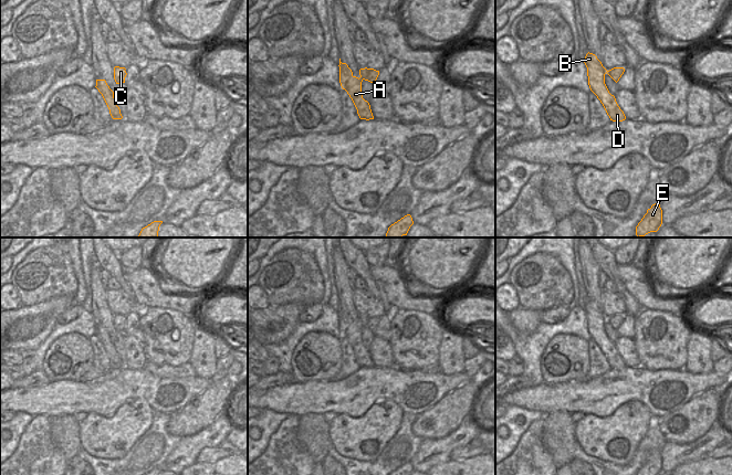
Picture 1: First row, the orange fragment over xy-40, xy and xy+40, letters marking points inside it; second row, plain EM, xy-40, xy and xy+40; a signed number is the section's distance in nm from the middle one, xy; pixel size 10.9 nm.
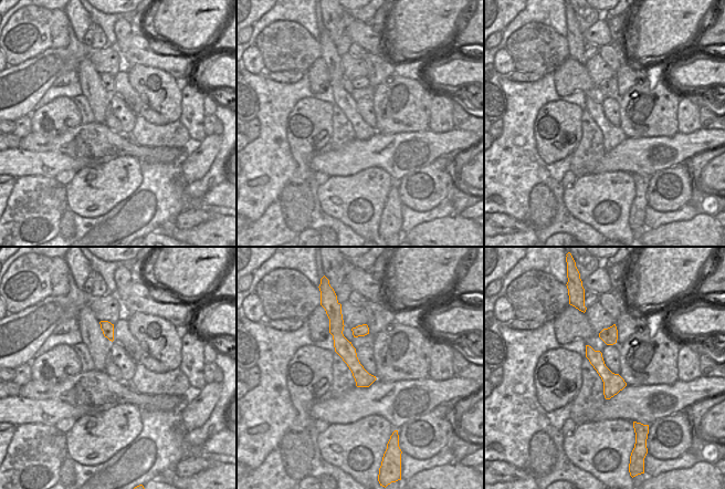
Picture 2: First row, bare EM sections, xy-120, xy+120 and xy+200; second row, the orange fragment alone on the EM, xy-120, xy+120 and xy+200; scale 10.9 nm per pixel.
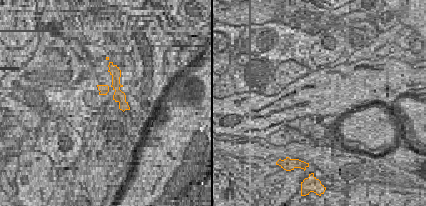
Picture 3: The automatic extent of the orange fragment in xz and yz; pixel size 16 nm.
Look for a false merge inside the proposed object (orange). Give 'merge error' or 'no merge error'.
merge error

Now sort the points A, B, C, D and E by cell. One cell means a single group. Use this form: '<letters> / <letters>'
A B D E / C

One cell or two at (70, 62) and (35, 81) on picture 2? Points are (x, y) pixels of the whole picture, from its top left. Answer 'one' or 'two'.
one

